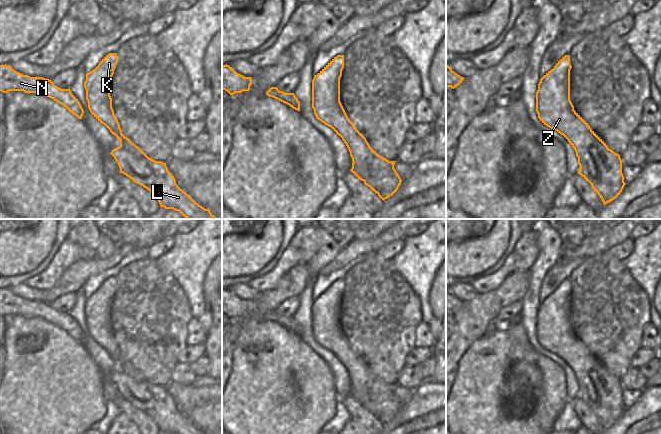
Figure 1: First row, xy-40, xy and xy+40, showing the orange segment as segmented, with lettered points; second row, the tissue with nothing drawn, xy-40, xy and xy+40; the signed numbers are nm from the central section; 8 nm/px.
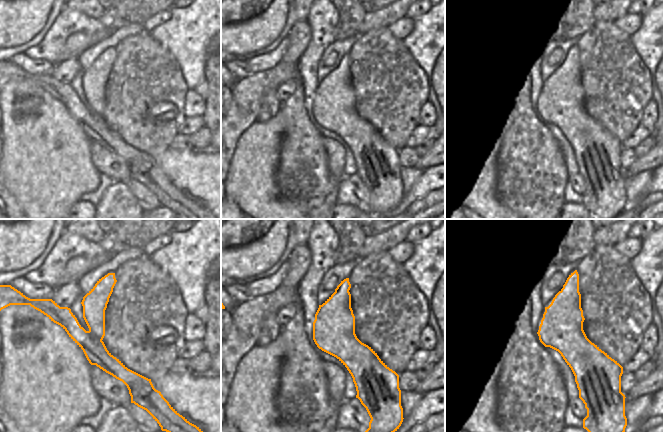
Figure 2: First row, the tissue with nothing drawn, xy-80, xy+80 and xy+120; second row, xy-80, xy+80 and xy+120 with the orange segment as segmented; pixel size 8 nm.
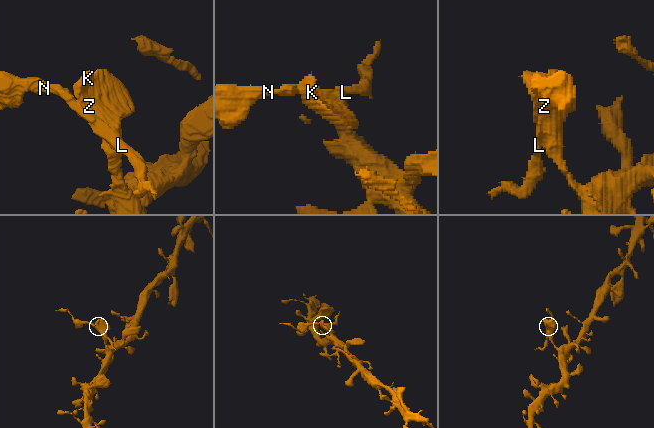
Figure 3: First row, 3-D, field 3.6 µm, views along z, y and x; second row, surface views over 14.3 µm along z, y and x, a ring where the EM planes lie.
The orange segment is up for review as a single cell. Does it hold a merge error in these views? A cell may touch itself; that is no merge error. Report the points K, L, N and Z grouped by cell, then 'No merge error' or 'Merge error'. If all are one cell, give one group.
Groups: K Z / L N. Merge error

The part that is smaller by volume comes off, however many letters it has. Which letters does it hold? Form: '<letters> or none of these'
L, N

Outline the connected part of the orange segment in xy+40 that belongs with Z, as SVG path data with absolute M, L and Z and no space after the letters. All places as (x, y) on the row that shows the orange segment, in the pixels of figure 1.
M565 55L540 79L536 92L536 112L544 125L568 140L578 159L585 144L579 133L583 131L590 138L593 147L588 156L596 180L591 186L605 205L616 199L626 184L622 160L574 110L570 100L571 68L570 56Z

